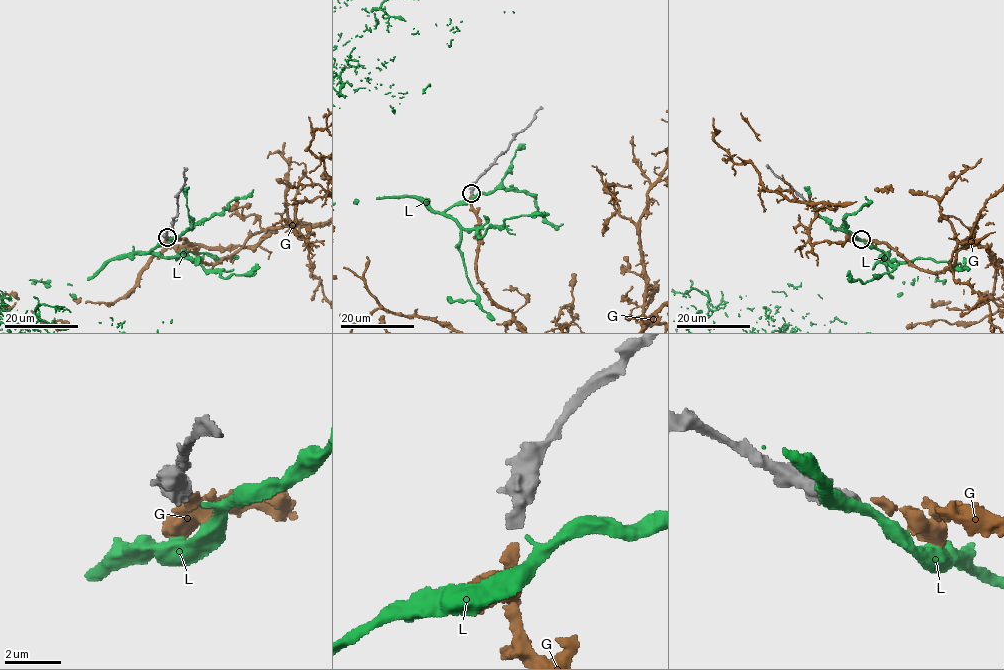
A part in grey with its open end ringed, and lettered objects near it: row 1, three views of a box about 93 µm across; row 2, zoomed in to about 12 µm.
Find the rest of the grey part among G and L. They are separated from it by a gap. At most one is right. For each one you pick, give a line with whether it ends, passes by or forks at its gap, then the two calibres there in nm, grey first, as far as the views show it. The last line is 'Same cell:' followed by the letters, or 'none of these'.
G: it ends; calibres 320 and 300 nm
Same cell: G

